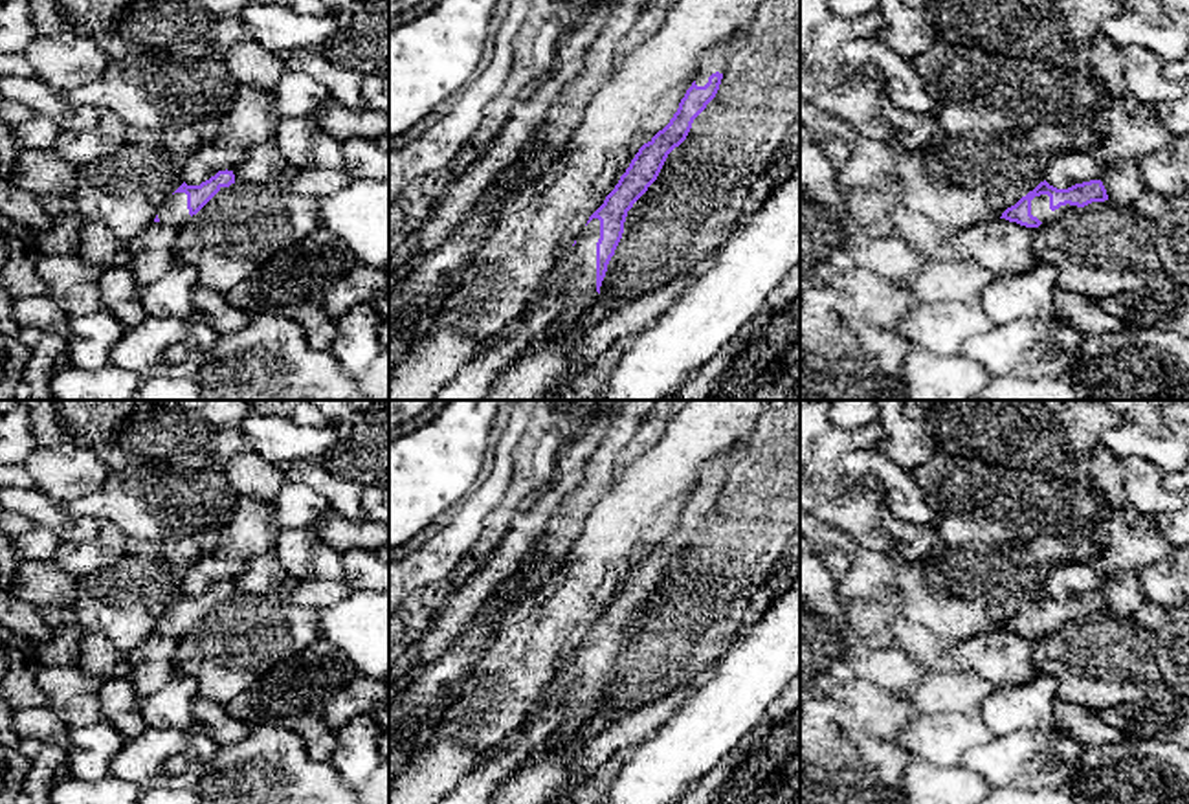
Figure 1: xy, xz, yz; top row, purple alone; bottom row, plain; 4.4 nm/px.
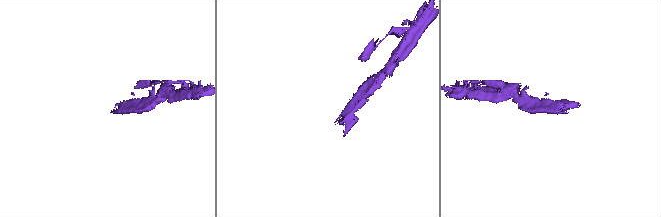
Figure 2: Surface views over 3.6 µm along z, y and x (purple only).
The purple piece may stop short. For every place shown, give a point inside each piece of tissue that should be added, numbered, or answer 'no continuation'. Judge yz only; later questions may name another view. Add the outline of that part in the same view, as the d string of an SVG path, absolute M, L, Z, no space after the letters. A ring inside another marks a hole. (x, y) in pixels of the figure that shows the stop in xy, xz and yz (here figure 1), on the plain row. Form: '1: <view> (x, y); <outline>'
1: yz (1039, 615); M1040 606L1031 611L1031 626L1037 628L1040 633L1050 633L1059 630L1064 622L1077 619L1077 617L1061 617L1059 620L1051 622L1050 620L1050 608Z

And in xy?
1: xy (175, 623); M174 604L171 606L158 620L158 630L163 635L172 635L176 639L183 637L191 626L187 620L187 606Z

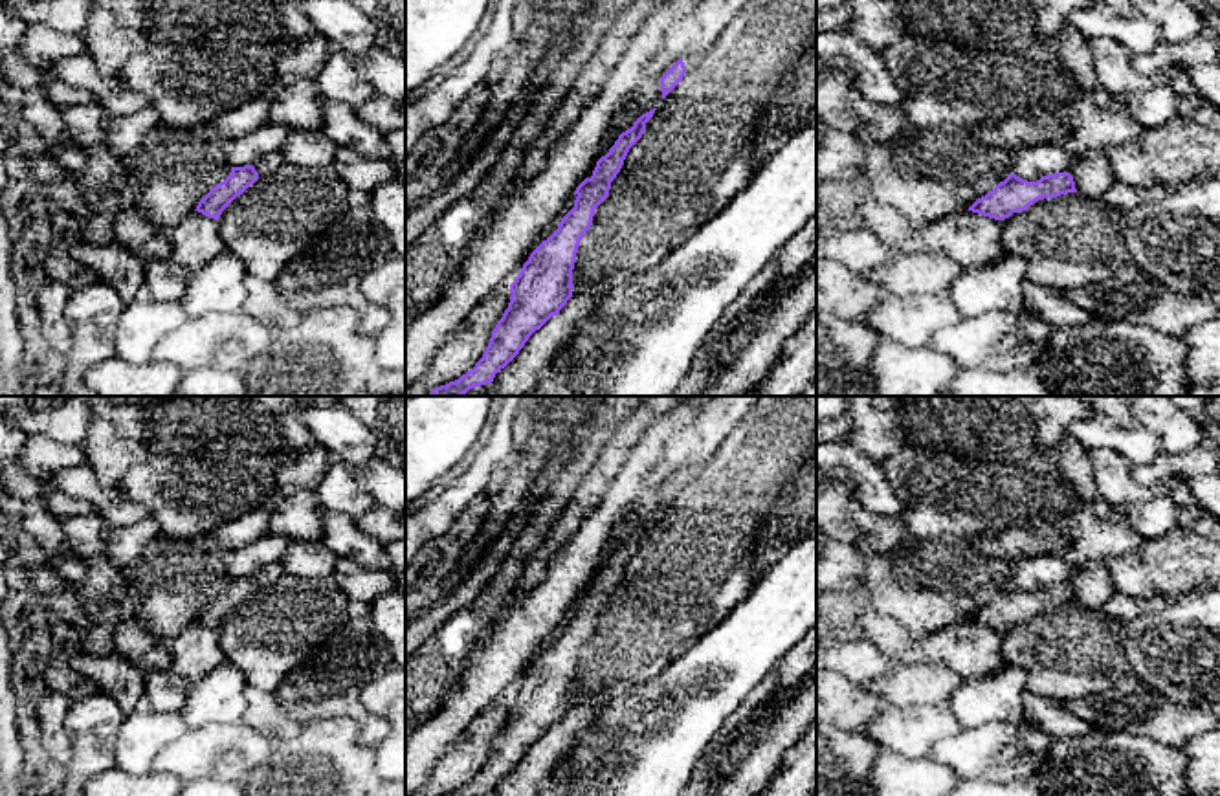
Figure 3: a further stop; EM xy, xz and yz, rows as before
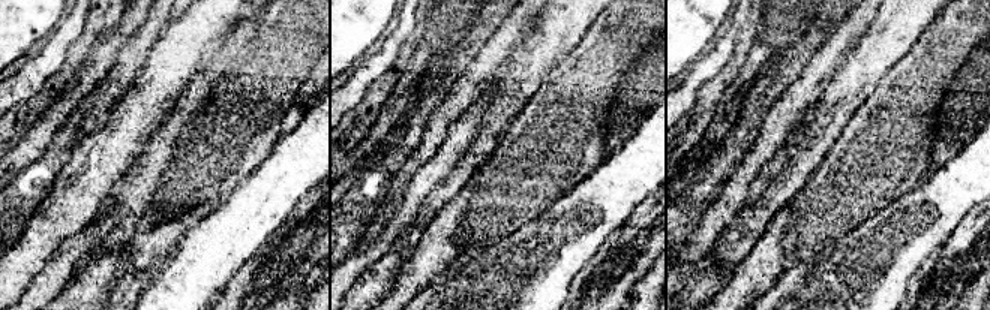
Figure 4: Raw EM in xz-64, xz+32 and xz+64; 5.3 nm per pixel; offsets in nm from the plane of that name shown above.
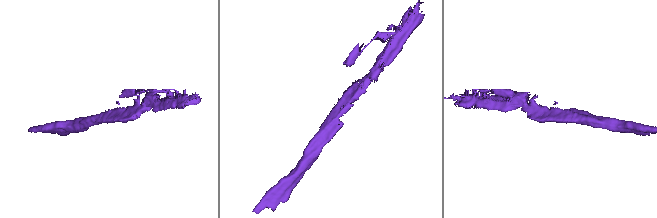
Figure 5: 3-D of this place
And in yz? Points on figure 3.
no continuation

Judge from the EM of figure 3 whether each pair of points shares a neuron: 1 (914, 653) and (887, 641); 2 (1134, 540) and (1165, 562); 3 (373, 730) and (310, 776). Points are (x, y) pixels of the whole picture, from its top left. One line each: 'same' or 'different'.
1: same
2: different
3: different

